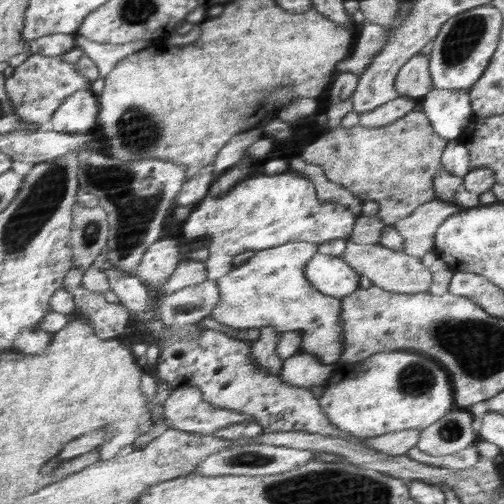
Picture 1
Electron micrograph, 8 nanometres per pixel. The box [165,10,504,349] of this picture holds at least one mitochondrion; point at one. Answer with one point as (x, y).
(460, 43)

